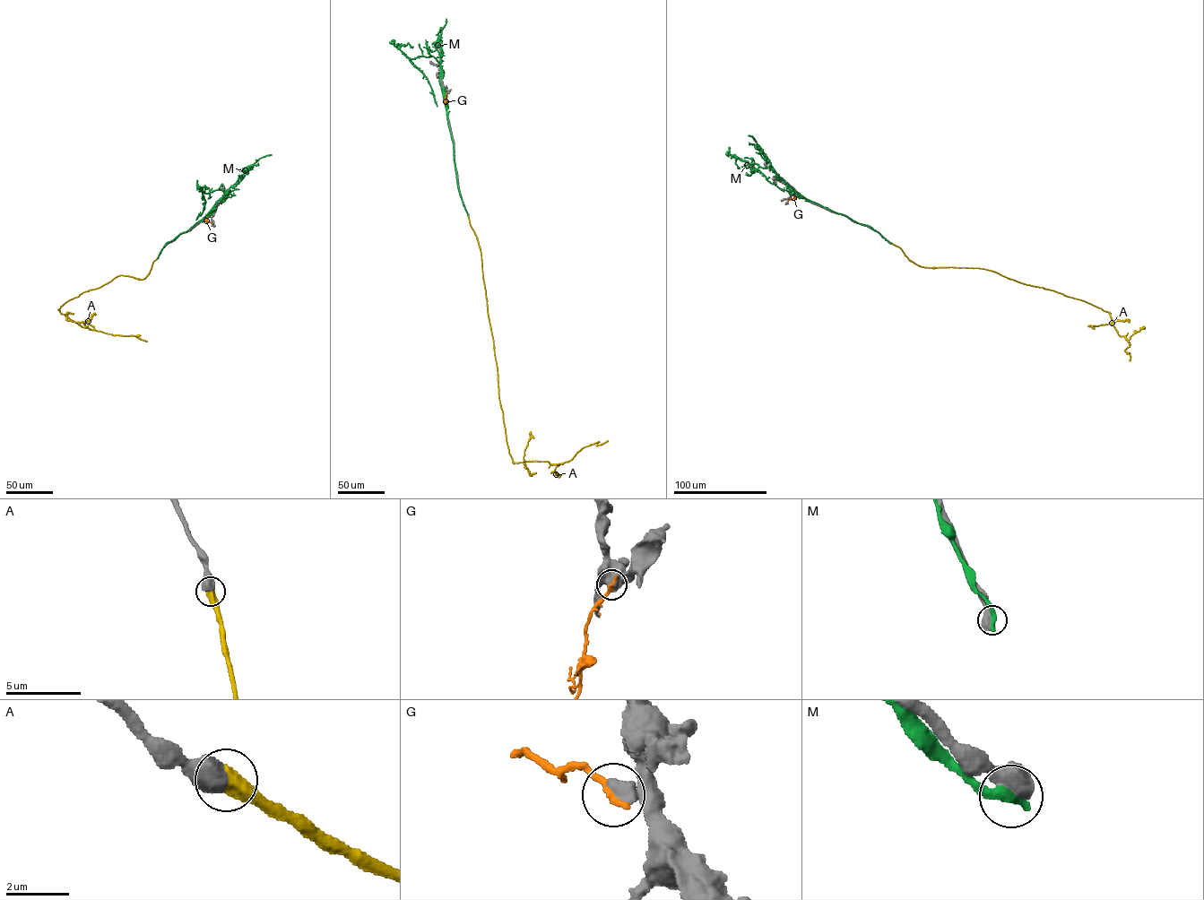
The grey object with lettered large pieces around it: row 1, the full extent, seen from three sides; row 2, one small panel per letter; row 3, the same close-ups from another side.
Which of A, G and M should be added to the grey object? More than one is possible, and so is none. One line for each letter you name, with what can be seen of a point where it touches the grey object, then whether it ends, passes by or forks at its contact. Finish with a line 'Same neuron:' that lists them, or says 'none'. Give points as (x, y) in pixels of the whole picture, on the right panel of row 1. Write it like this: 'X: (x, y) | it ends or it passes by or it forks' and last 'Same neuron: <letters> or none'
A: (891, 243) | it ends
Same neuron: A

